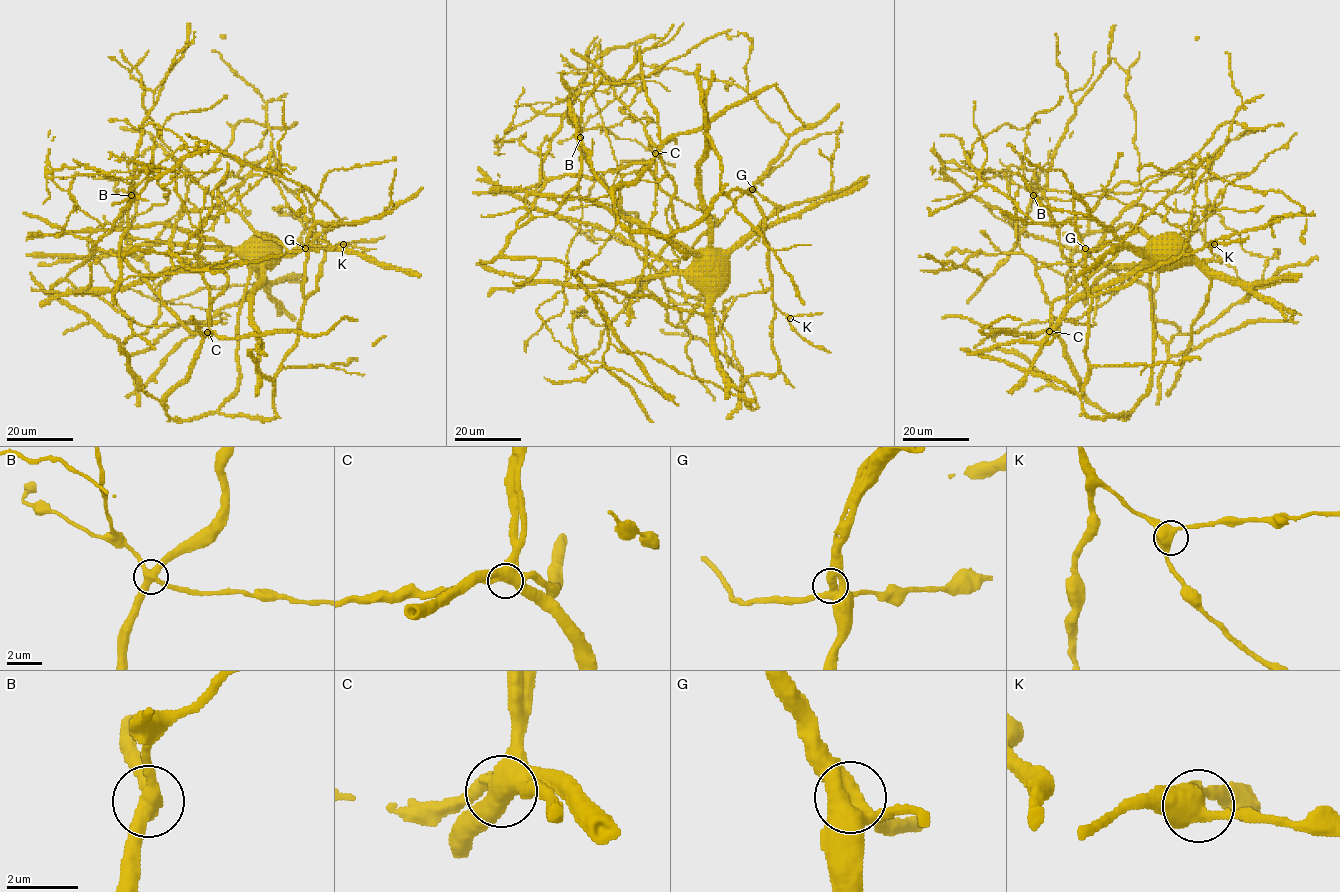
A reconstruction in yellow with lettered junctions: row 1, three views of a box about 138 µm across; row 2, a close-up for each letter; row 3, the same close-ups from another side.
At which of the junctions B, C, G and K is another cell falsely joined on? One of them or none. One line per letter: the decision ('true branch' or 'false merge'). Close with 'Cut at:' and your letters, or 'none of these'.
B: false merge
C: true branch
G: true branch
K: true branch
Cut at: B

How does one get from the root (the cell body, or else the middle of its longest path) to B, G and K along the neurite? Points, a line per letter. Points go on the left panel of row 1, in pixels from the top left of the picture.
B: (265, 263), (303, 279), (162, 303), (128, 356), (221, 320), (97, 263), (170, 192), (94, 169), (131, 195)
G: (265, 263), (274, 265), (282, 257), (302, 248), (322, 248), (331, 244), (327, 248), (305, 248)
K: (265, 263), (274, 265), (302, 248), (331, 244), (308, 251), (306, 297), (317, 288), (325, 252), (343, 244)

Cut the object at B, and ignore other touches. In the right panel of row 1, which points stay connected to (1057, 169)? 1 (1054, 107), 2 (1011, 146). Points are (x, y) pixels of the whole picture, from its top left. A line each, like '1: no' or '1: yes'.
1: no
2: no

